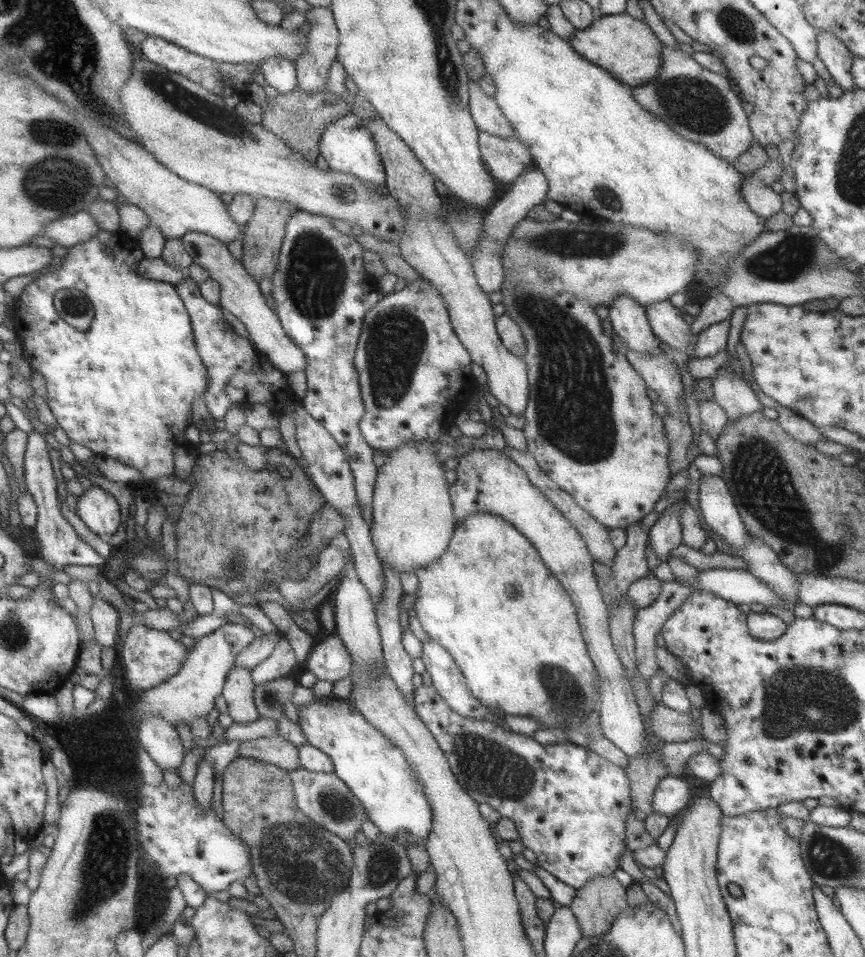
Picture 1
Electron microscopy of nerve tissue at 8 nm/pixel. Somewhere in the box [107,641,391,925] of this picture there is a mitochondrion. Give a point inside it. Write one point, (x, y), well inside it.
(303, 864)

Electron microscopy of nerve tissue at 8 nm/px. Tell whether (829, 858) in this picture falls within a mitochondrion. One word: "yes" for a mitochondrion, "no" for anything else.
yes

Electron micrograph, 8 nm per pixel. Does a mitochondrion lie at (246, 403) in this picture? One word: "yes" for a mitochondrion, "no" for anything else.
no

